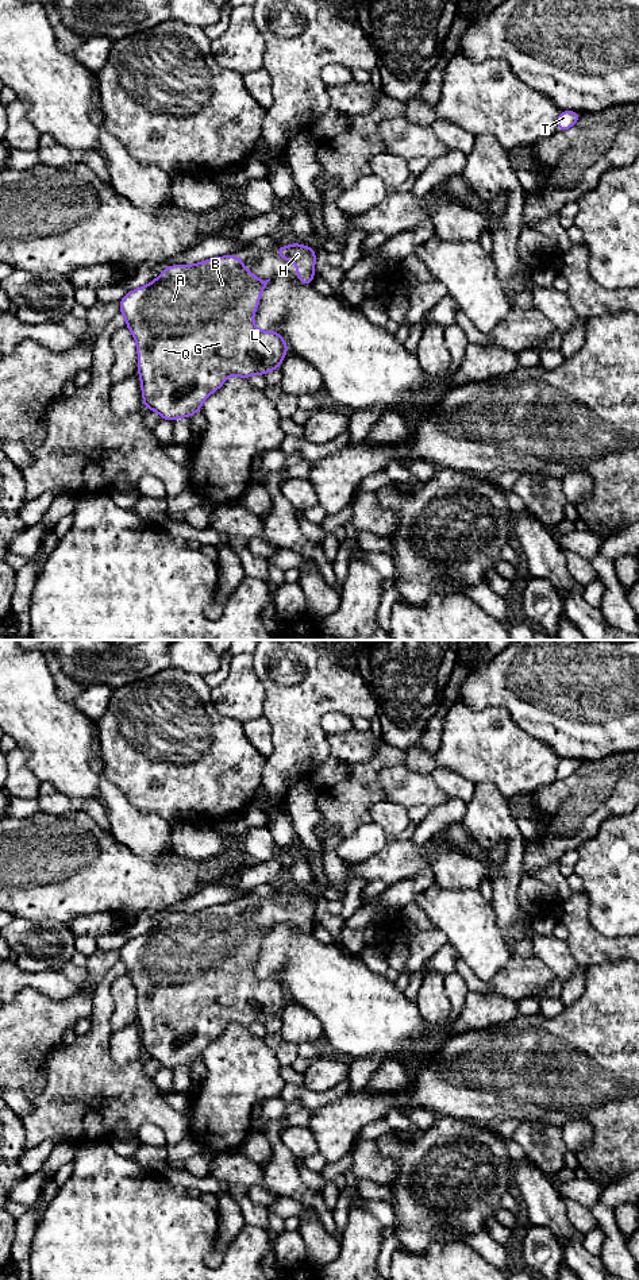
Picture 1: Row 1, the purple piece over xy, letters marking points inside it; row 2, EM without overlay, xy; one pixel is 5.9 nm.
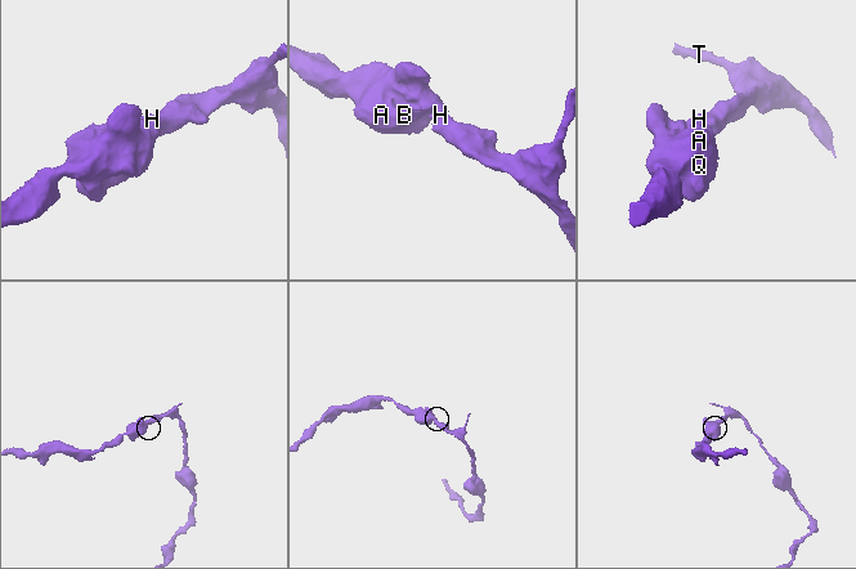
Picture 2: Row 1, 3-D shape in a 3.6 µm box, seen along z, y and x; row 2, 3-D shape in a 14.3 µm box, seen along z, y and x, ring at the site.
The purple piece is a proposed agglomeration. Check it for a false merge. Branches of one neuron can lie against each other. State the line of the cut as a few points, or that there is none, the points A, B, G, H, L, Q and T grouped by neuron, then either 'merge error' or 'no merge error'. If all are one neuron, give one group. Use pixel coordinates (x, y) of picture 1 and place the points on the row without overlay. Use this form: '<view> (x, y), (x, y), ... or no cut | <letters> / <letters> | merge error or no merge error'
no cut | A B G H L Q T | no merge error

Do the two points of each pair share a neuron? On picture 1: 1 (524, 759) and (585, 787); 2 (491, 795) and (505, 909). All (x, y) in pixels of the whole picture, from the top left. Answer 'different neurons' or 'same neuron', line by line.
1: different neurons
2: same neuron

